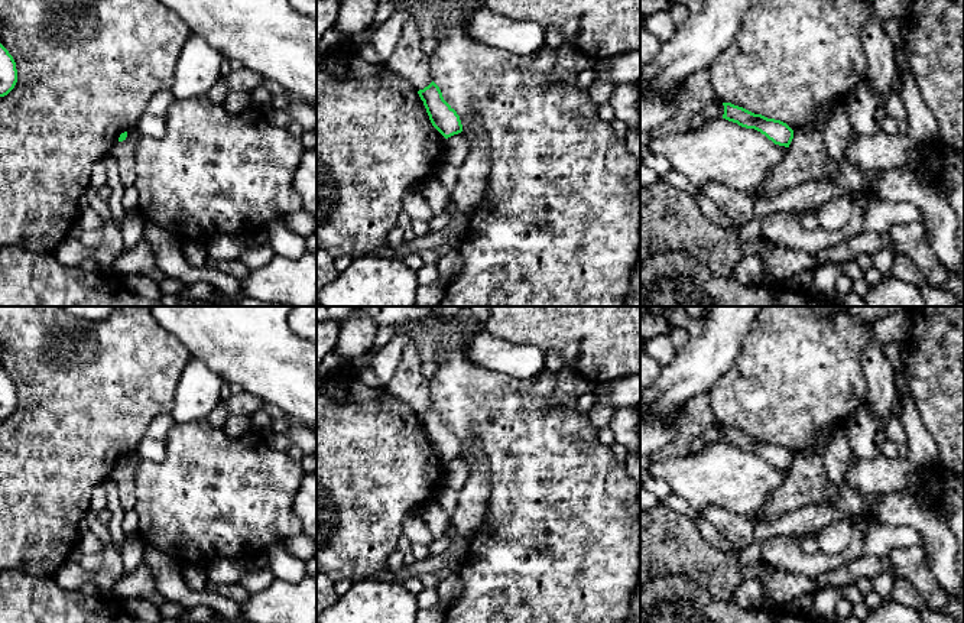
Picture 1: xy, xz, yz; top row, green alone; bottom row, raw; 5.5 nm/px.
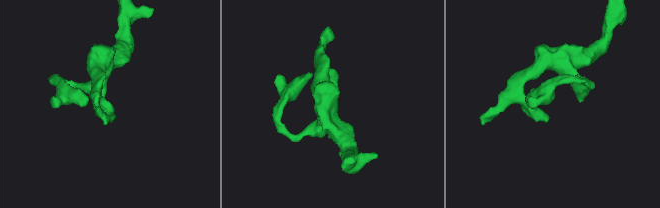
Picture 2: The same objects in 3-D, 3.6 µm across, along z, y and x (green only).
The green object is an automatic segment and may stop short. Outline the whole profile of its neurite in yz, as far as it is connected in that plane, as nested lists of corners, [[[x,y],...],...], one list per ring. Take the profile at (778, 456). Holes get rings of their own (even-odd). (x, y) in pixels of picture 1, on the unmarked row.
[[[723,426],[723,429],[723,442],[737,447],[746,452],[754,452],[765,458],[775,468],[789,471],[793,463],[793,454],[786,447],[775,442],[767,442],[762,438],[754,438],[731,426]]]

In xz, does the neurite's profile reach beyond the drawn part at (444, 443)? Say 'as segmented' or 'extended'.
as segmented

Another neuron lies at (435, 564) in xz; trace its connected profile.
[[[442,554],[442,555],[429,557],[425,561],[418,561],[416,564],[412,564],[412,565],[405,565],[397,572],[386,571],[383,577],[389,577],[397,583],[405,583],[410,577],[415,577],[415,575],[421,577],[425,572],[442,574],[444,567],[445,567],[445,557]]]

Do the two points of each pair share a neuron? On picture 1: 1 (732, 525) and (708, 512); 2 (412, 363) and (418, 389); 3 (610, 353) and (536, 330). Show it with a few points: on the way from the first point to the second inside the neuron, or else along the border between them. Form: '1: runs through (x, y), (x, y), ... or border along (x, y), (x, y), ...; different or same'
1: runs through (726, 522), (714, 515); same
2: runs through (412, 369), (412, 383); same
3: runs through (591, 334), (587, 330), (555, 330); same

